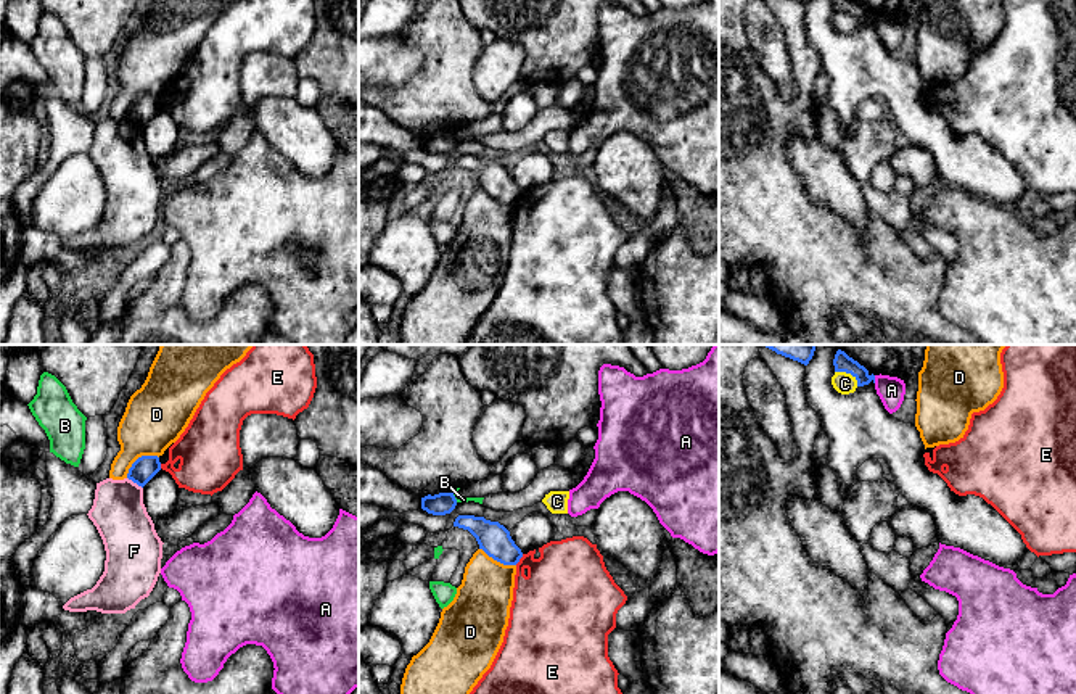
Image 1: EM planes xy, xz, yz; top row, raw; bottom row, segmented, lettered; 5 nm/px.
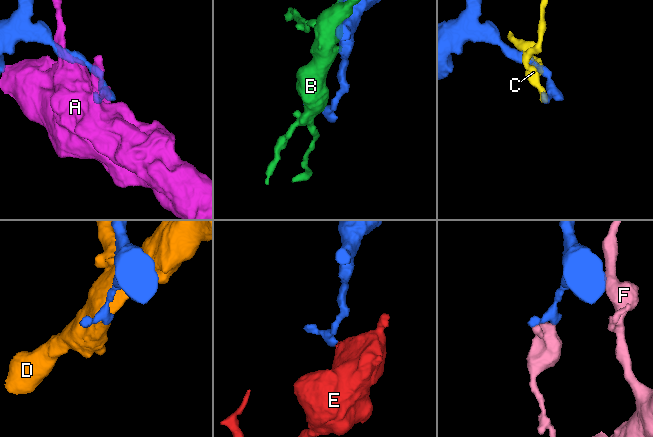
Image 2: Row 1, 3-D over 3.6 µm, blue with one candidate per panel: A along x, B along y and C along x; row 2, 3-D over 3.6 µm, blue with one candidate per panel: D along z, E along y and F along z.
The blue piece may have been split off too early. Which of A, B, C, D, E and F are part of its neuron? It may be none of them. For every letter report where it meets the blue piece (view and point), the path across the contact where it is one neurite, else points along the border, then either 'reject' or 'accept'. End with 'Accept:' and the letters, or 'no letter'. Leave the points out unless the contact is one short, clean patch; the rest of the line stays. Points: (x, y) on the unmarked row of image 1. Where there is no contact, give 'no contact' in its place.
A: yz (874, 18) | along yz (874, 15), (875, 21) | reject
B: xz (454, 137) | reject
C: yz (848, 12) | along yz (835, 10), (845, 10), (858, 24) | reject
D: xy (139, 97) | reject
E: xz (520, 197) | along xz (523, 194), (515, 203) | reject
F: xy (135, 121) | reject
Accept: no letter

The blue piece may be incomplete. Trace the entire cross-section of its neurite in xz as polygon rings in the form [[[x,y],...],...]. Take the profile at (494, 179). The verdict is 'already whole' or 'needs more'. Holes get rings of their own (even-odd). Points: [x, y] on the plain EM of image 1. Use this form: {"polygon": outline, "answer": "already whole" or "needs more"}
{"polygon": [[[458,155],[454,166],[468,169],[476,177],[479,188],[503,204],[516,204],[523,196],[510,171],[499,161],[474,155]]], "answer": "already whole"}

